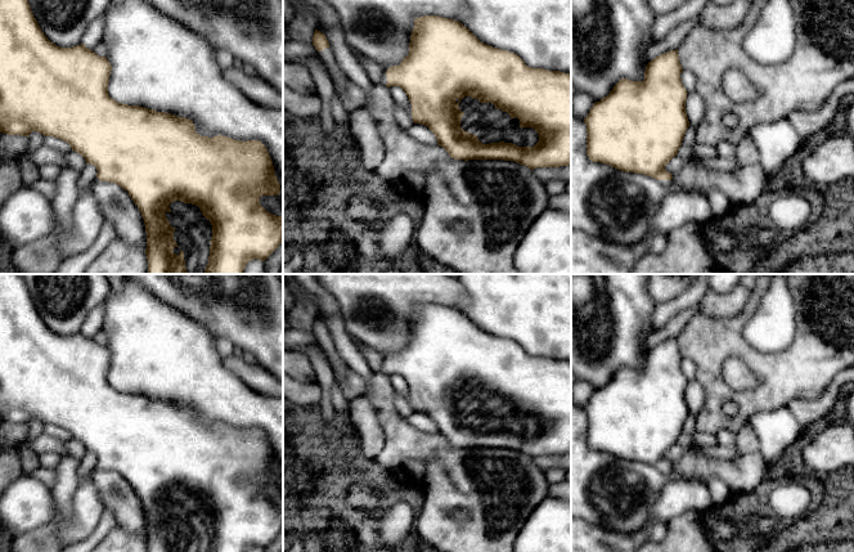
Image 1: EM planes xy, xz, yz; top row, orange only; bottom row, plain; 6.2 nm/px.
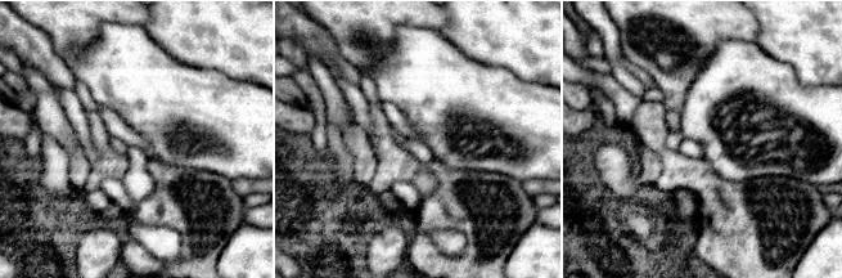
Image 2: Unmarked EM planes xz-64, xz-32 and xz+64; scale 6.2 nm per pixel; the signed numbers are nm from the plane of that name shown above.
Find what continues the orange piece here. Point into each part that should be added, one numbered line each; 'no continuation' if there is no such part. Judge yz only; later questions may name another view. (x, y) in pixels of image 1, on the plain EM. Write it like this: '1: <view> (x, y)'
no continuation

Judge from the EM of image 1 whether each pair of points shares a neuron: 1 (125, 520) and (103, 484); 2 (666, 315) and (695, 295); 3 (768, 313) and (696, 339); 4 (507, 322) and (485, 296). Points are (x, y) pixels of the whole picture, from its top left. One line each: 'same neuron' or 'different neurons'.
1: same neuron
2: same neuron
3: different neurons
4: same neuron

